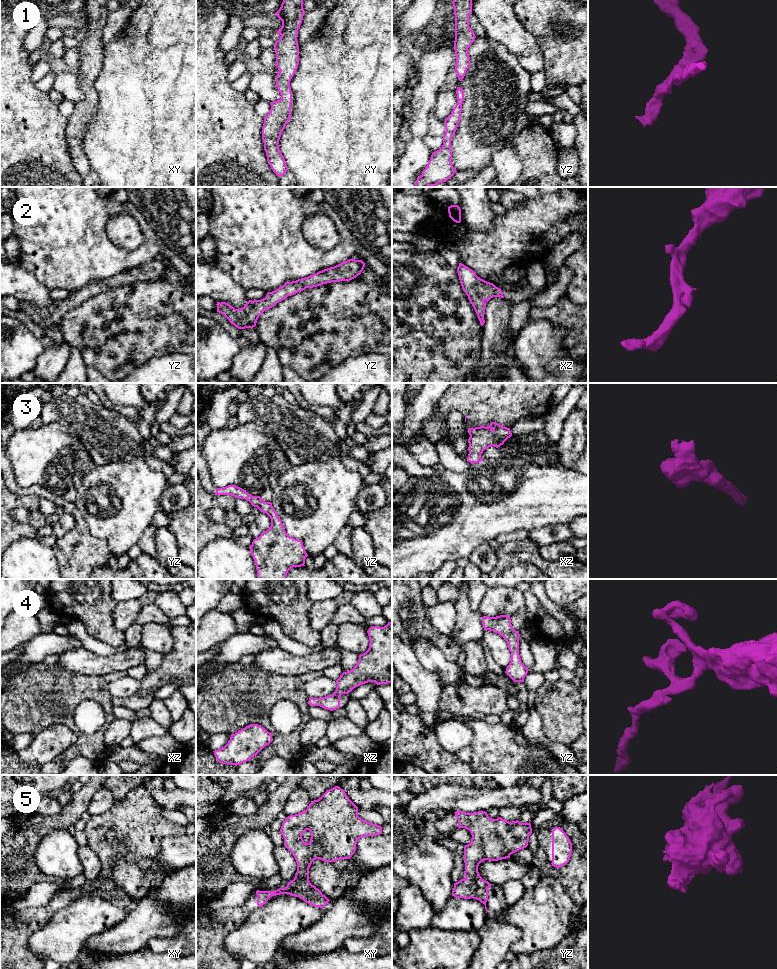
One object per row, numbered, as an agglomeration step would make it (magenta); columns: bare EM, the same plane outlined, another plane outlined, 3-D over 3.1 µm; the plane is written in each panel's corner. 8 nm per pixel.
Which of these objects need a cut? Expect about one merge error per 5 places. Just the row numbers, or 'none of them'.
none of them

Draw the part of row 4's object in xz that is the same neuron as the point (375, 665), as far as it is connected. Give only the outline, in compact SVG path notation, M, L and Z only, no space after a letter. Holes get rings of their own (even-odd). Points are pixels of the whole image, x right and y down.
M388 622L384 627L371 626L367 633L370 640L369 648L359 655L355 667L340 675L336 680L337 687L332 695L309 698L310 706L320 706L333 711L340 708L342 694L348 694L362 684L392 683L392 622Z

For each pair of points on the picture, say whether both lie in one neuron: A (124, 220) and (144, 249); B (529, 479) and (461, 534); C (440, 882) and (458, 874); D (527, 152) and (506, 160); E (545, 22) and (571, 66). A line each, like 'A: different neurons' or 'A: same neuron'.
A: different neurons
B: same neuron
C: different neurons
D: different neurons
E: same neuron

